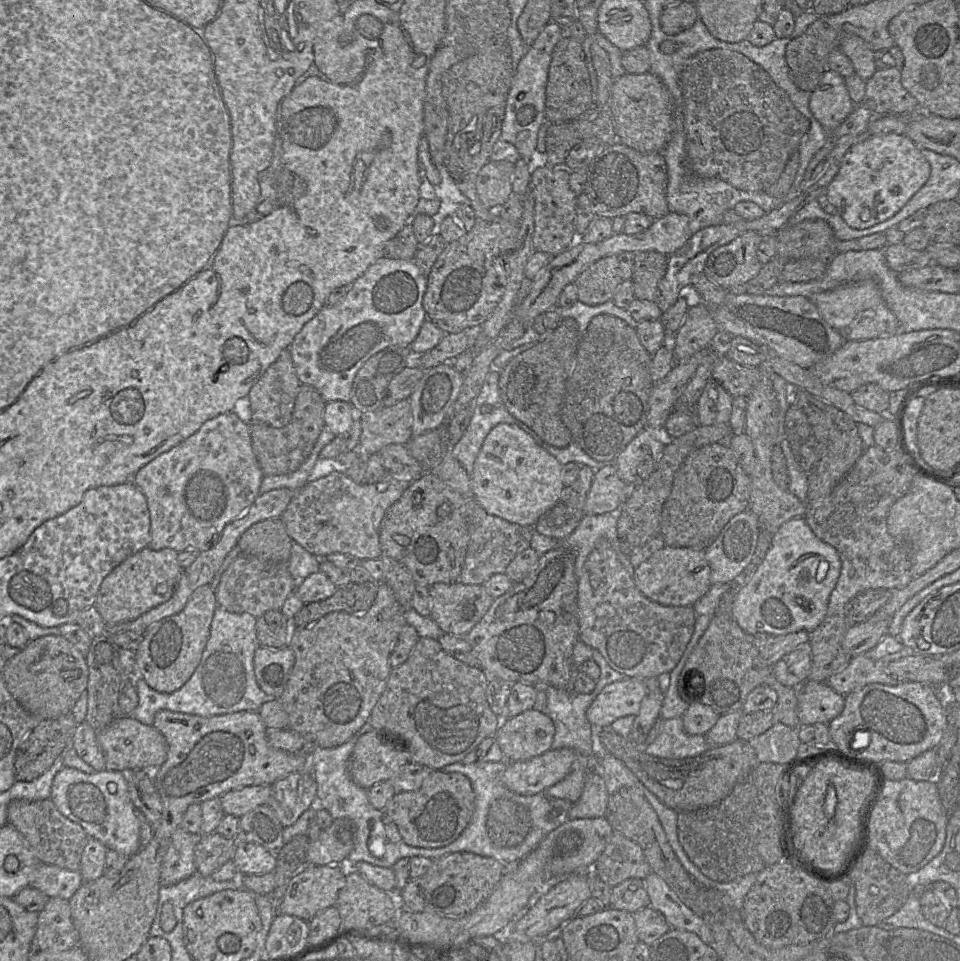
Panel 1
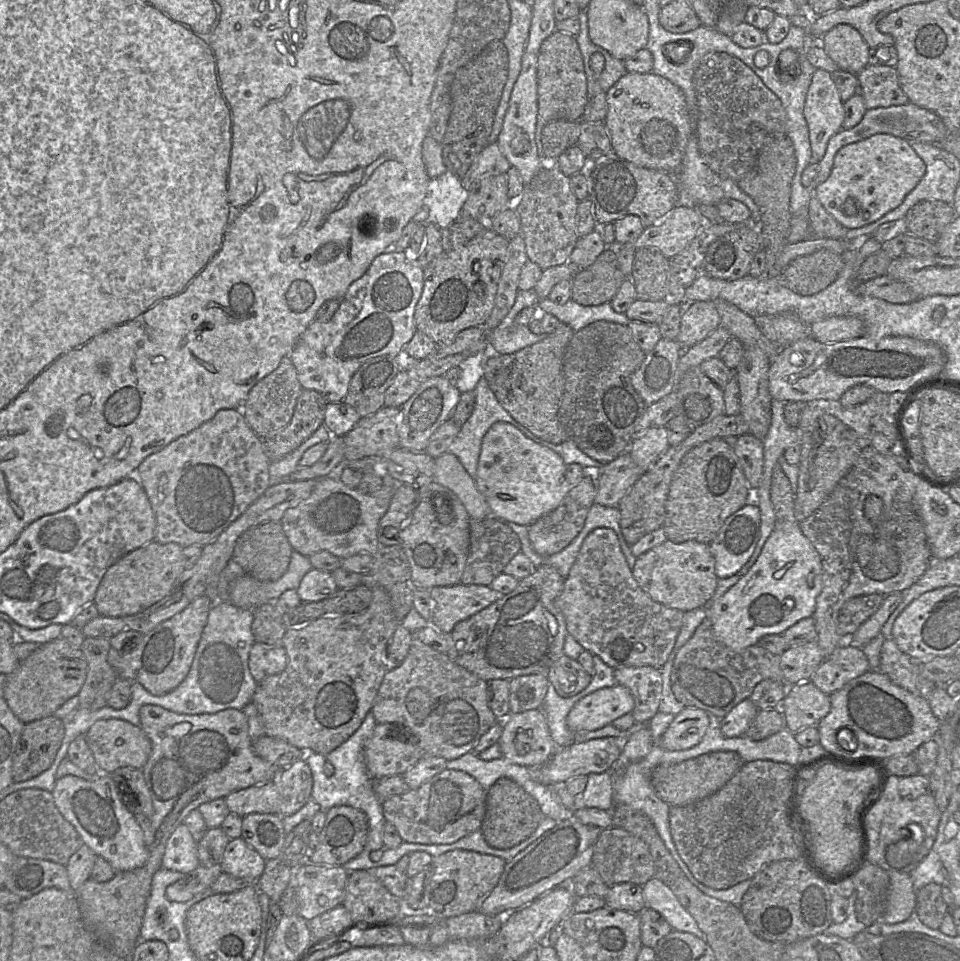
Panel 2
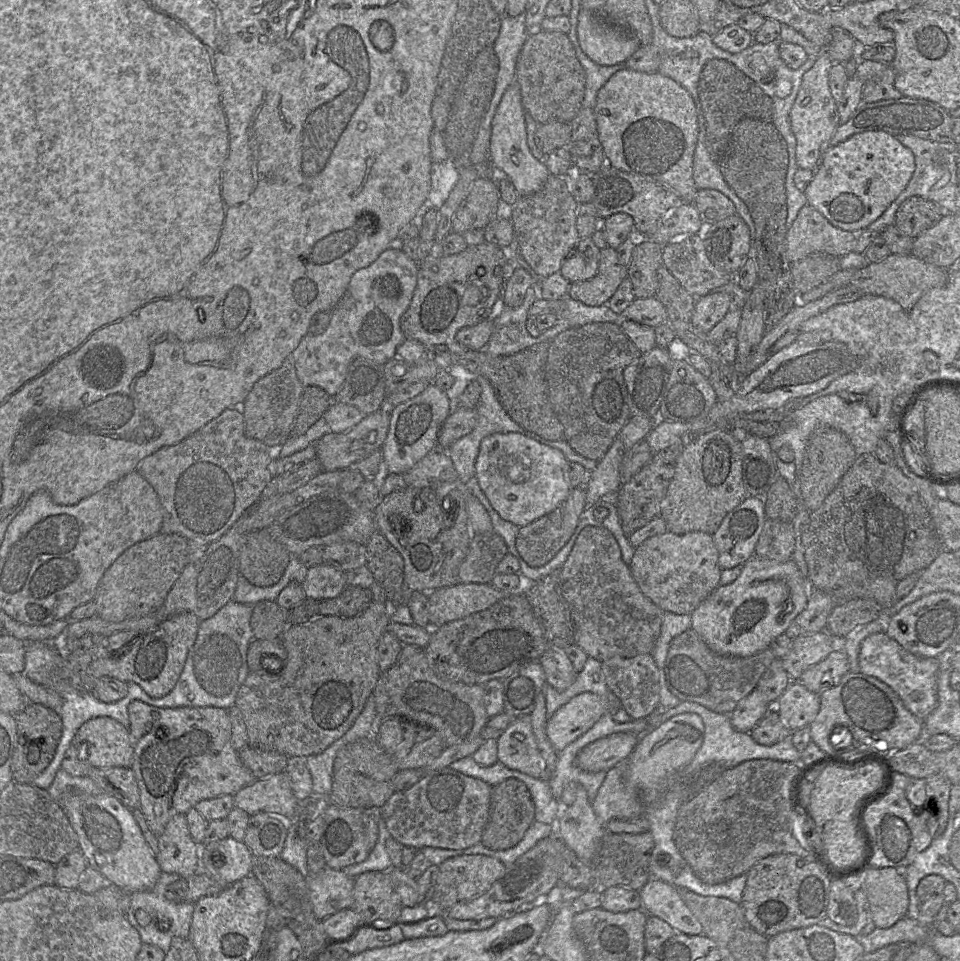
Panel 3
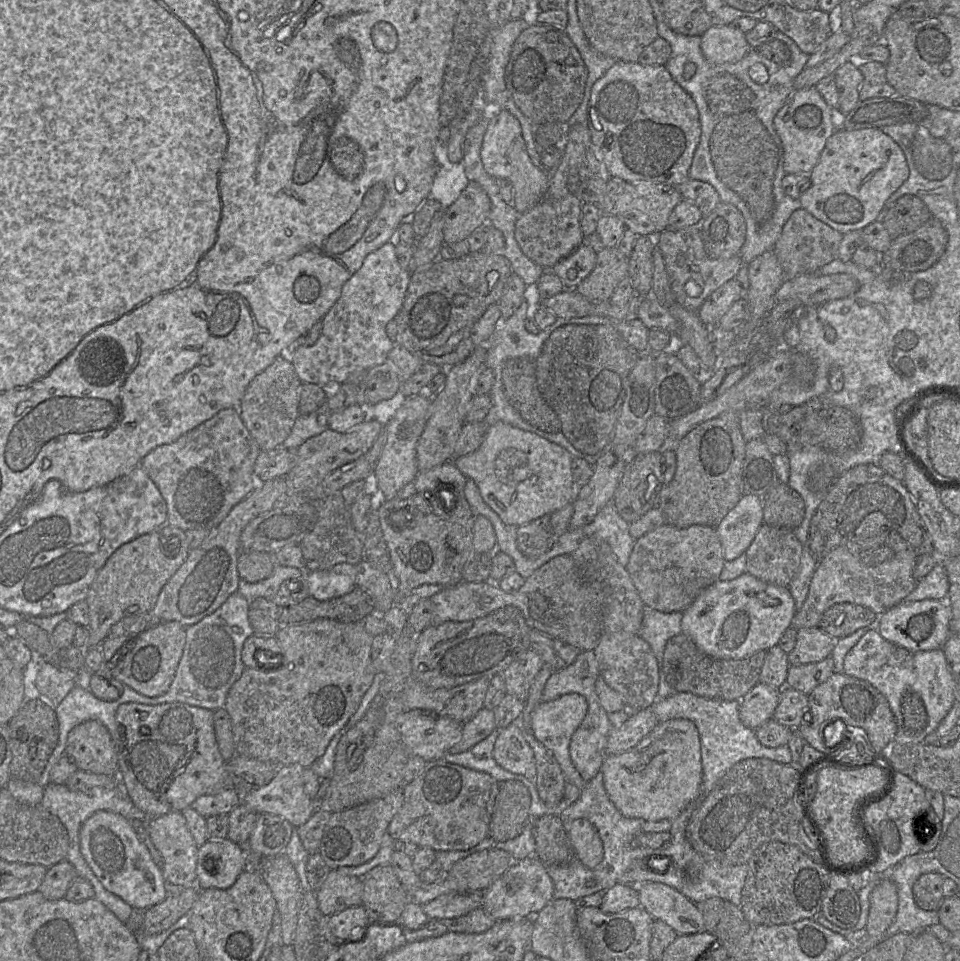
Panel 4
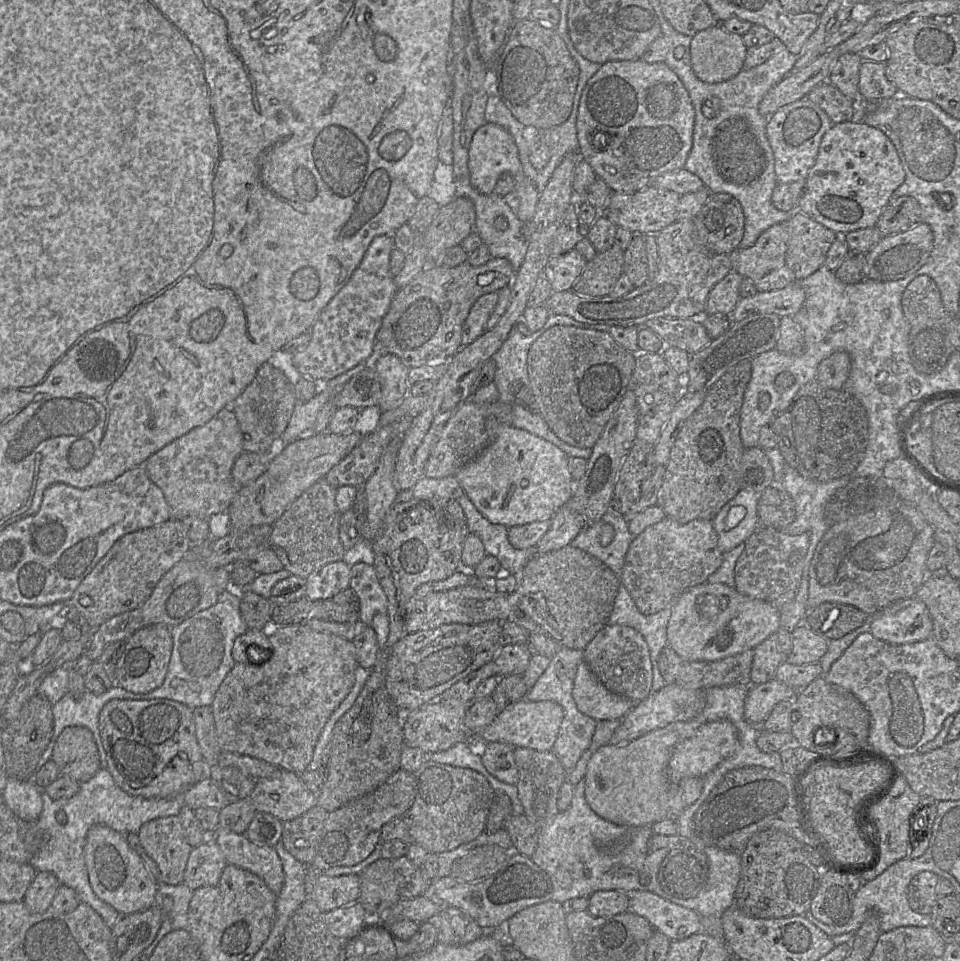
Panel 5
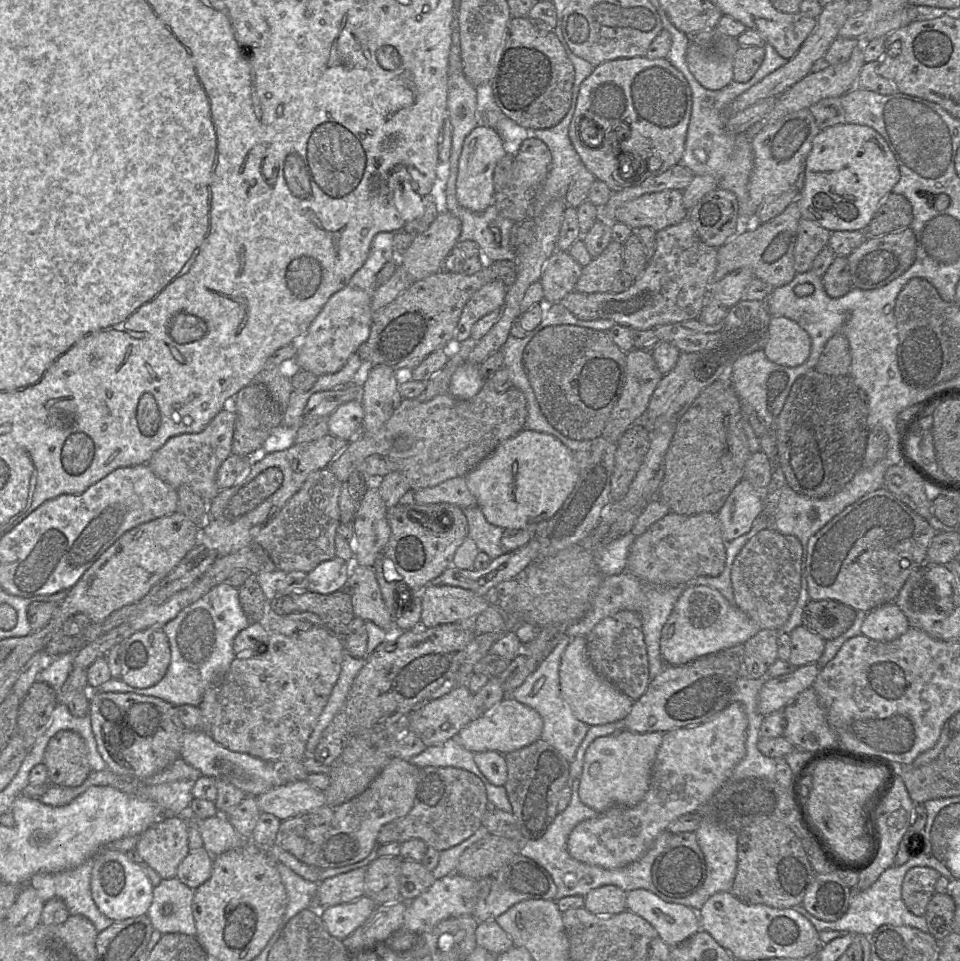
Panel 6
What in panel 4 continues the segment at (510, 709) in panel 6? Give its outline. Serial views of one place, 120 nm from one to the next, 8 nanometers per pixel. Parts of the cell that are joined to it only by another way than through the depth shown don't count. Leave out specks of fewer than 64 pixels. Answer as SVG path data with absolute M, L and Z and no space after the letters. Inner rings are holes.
M570 693L559 698L539 703L532 712L531 727L535 738L549 749L558 761L566 782L582 789L585 781L574 767L569 753L569 744L573 733L586 716L588 704L584 696Z

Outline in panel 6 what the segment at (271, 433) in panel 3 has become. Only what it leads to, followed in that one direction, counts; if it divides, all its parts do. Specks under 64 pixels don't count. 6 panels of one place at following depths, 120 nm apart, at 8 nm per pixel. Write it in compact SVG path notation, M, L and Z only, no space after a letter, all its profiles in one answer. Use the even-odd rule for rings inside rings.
M254 381L242 388L236 395L236 423L233 433L231 453L247 456L255 450L263 450L263 444L274 428L282 425L284 410L270 396L268 390Z

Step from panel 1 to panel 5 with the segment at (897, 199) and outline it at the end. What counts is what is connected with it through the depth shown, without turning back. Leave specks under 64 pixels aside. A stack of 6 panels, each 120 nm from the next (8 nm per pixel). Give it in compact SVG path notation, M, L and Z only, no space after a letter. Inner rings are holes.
M852 120L835 123L822 137L797 210L838 235L871 227L904 178L897 150L883 131Z

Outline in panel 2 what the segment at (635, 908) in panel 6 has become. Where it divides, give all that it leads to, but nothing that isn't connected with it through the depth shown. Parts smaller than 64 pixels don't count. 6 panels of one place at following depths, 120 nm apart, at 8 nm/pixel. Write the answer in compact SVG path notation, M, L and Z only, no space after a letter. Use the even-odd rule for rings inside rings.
M653 877L643 885L645 908L657 911L673 930L689 932L705 939L692 915L680 904L672 890L659 878Z

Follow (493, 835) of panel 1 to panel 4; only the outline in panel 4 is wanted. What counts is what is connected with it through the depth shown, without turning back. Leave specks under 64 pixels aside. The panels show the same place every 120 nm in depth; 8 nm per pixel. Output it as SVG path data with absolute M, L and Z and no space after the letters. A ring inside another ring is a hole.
M499 782L489 825L489 837L498 842L517 837L529 823L530 805L529 791L522 782Z

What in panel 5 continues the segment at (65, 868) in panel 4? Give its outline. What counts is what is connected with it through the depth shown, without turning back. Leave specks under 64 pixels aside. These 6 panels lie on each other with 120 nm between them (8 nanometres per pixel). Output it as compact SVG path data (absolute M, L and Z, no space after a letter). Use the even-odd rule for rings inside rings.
M37 872L22 902L33 913L45 913L50 909L53 898L60 886L54 874L49 872Z

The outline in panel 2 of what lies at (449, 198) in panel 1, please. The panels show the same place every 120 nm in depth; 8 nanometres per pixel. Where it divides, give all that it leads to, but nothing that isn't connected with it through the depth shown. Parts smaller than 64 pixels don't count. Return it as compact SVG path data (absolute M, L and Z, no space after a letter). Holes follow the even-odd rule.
M450 171L430 178L423 200L423 205L428 208L428 222L440 229L457 222L467 198L468 191L461 178Z

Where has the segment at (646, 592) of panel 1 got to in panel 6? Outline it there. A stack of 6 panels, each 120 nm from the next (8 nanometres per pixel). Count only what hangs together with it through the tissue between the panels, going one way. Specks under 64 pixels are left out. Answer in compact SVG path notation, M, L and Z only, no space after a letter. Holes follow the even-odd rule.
M668 512L635 538L631 546L626 571L645 583L671 586L697 577L715 577L725 567L726 544L715 513L680 515Z

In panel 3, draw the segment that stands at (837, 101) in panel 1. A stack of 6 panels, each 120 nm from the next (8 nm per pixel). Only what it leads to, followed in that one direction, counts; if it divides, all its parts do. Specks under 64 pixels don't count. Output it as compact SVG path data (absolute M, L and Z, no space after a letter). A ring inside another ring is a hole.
M825 51L816 57L813 66L803 76L791 109L790 123L797 142L796 162L801 169L815 170L820 162L820 155L827 149L827 142L840 124L837 101L829 88L829 74L833 64L831 57Z

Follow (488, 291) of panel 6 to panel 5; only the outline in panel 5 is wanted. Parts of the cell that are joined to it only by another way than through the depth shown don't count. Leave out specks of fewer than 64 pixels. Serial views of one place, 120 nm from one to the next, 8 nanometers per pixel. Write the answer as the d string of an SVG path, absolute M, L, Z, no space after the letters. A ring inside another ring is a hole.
M498 292L484 294L476 300L462 326L462 346L470 345L486 331L487 321L497 301Z

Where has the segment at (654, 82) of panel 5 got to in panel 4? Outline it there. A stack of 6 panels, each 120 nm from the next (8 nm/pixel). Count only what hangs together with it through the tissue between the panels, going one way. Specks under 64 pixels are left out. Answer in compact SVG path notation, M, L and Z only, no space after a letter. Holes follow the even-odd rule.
M616 62L593 85L587 124L607 177L676 187L689 178L701 135L699 112L665 65Z

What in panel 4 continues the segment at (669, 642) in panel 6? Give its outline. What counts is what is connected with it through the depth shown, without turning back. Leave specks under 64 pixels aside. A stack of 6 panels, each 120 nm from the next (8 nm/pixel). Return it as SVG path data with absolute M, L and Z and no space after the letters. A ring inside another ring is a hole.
M744 572L733 580L717 580L701 592L683 611L681 633L689 636L701 651L713 658L744 659L759 650L768 650L775 646L785 630L792 626L796 611L795 602L788 587L764 582Z

